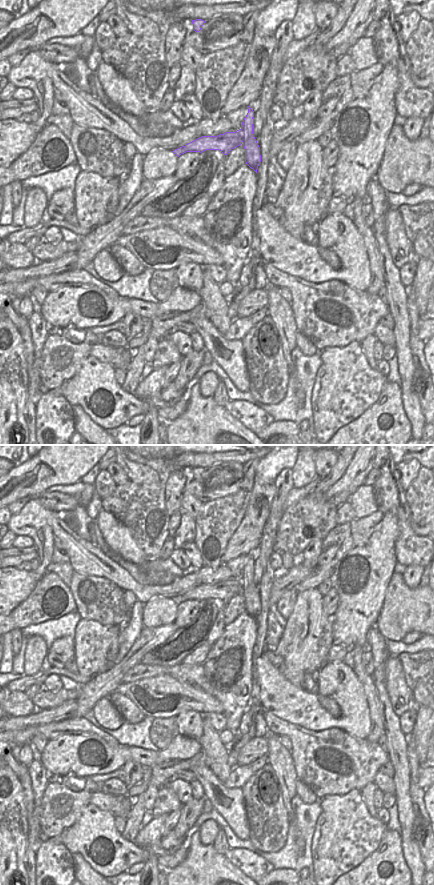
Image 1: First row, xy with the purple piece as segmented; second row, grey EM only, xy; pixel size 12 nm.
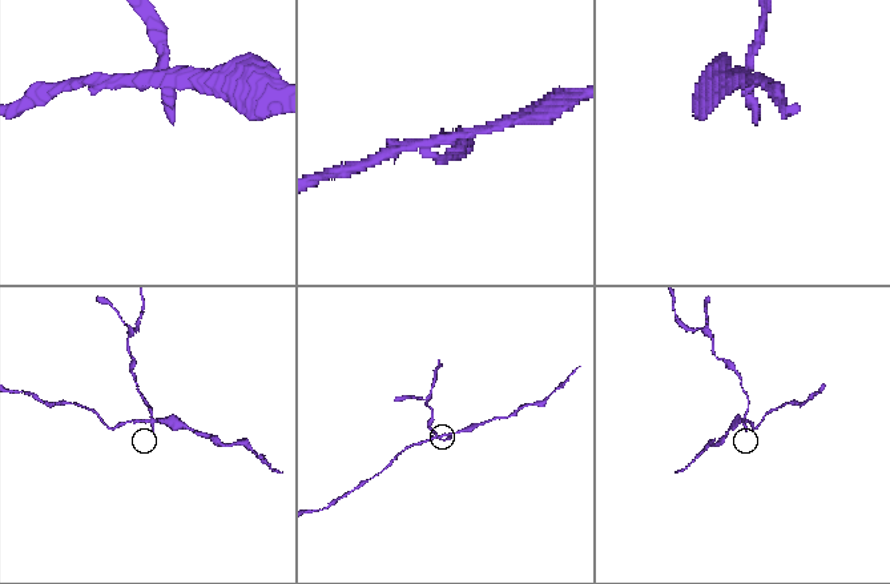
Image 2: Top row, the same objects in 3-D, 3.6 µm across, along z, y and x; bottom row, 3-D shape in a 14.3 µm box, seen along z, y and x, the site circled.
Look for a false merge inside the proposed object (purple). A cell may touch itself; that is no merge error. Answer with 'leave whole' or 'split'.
split

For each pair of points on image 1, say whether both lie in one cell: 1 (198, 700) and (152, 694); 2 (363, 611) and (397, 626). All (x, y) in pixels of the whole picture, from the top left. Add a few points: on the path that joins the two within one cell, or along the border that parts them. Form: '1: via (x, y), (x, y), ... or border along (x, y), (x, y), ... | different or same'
1: via (187, 697), (183, 697), (179, 693), (163, 694) | same
2: border along (385, 595), (376, 622) | different

